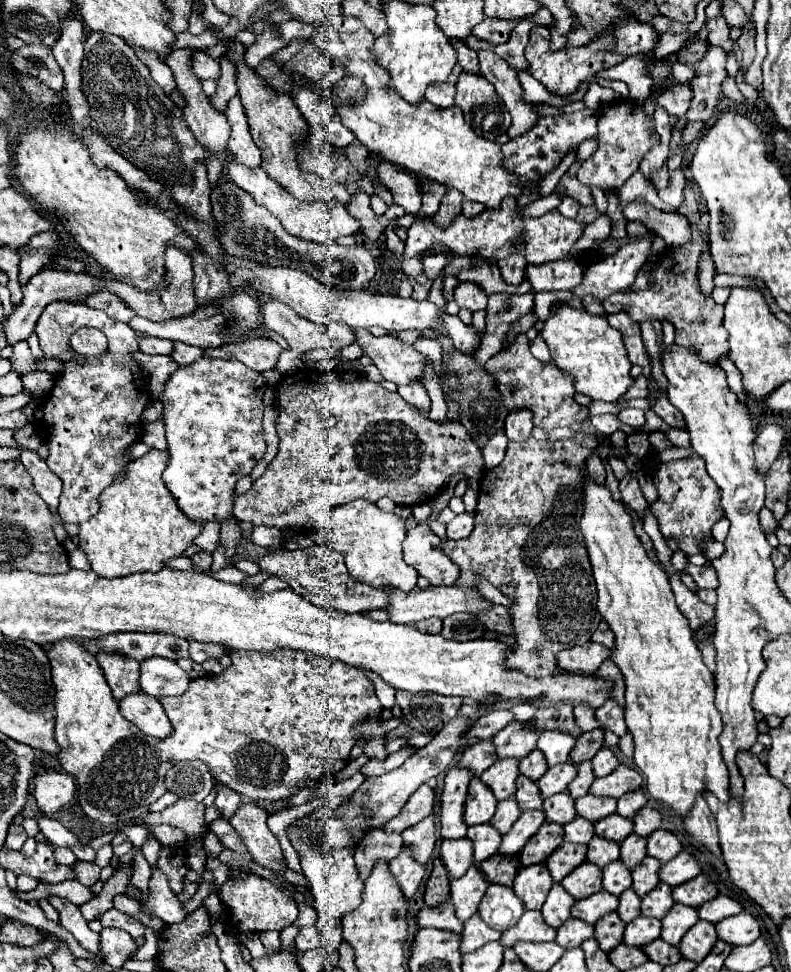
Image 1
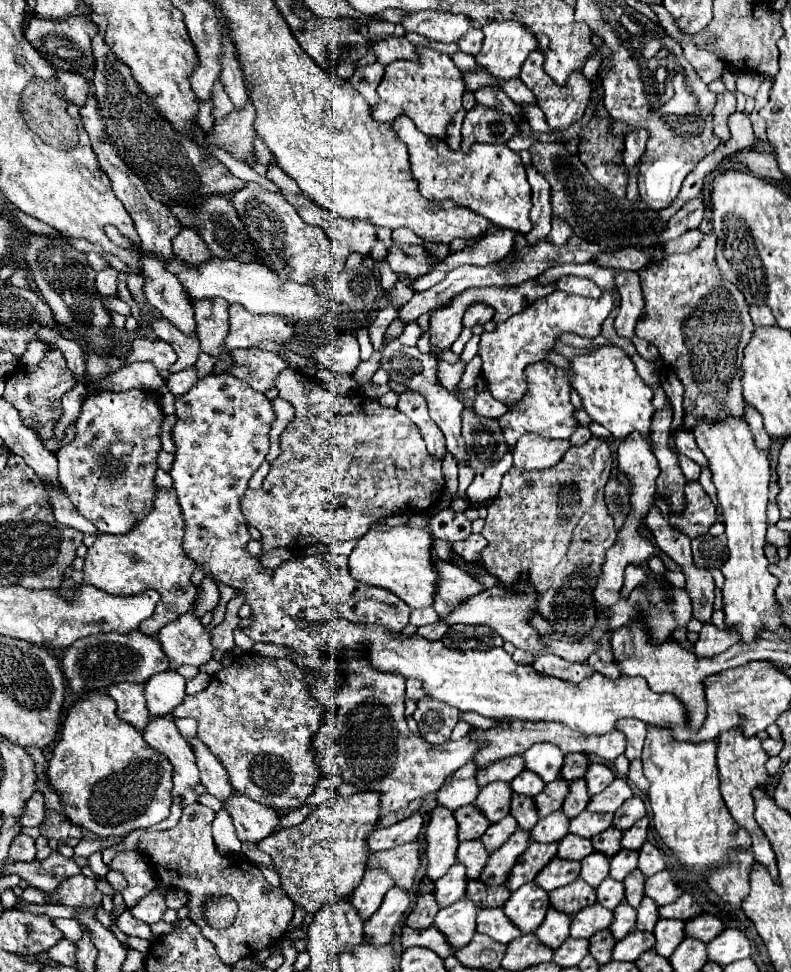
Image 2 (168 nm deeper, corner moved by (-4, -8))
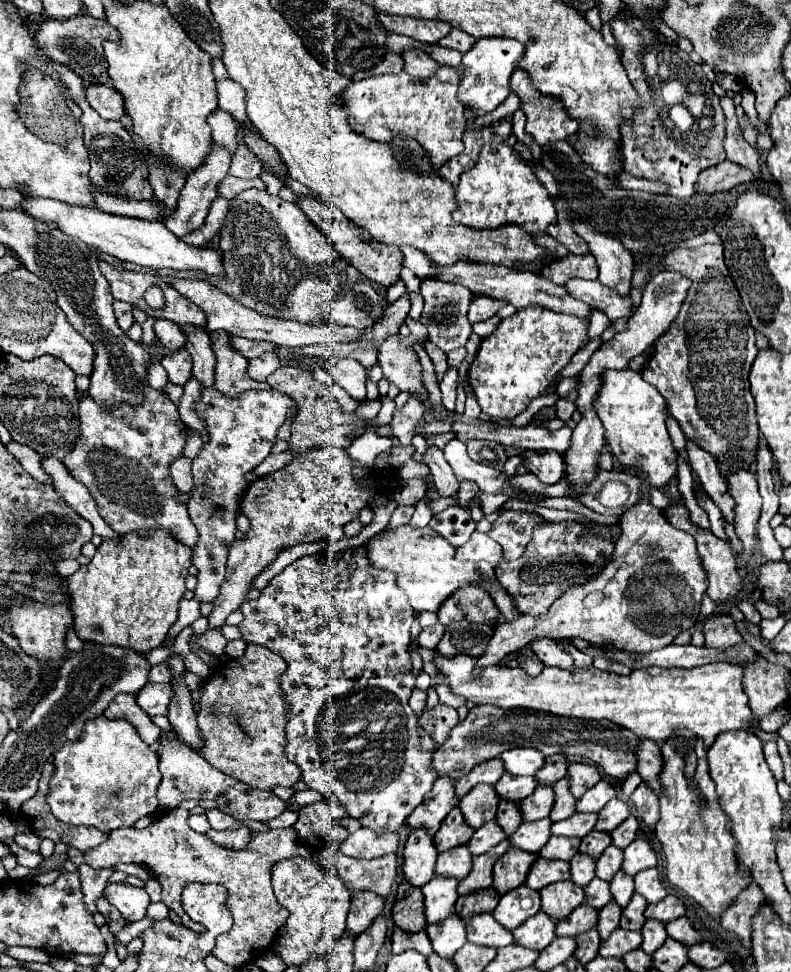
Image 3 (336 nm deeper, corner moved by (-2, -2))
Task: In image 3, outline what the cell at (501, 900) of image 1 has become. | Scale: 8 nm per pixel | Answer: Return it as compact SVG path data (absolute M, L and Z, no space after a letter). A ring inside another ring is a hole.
M478 914L468 920L466 926L468 942L478 946L490 946L490 948L504 948L514 942L512 932L500 926L492 914Z

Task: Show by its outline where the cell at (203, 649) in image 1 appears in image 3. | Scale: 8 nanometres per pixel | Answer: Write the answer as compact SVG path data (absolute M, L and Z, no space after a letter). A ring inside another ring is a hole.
M166 662L154 666L148 674L148 684L168 684L172 678L170 678L170 670L166 666Z

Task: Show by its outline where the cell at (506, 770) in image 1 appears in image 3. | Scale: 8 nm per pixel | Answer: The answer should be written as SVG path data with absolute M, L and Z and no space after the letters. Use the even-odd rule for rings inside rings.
M478 784L470 790L470 794L466 794L458 808L464 814L464 820L472 826L472 828L480 828L482 824L490 822L496 818L496 810L498 810L498 794L494 790L494 786L490 784Z

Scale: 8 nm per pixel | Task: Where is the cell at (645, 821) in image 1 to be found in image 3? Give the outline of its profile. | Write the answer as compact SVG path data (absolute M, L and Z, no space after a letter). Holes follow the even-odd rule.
M634 816L626 818L626 822L622 822L618 828L614 828L610 832L610 838L612 838L612 844L620 850L624 850L630 842L634 842L636 838L636 832L638 832L638 820Z

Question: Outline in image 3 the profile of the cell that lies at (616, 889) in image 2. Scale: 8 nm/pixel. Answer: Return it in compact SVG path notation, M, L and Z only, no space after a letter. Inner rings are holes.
M594 878L586 888L584 888L584 894L586 894L586 904L600 910L602 906L606 906L610 900L612 900L612 894L610 894L610 884L600 880L600 878Z

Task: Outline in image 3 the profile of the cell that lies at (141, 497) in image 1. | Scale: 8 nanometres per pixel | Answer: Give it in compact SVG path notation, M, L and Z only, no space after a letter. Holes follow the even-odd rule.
M158 530L150 538L126 534L122 544L104 540L90 564L68 578L78 638L132 648L136 654L158 648L178 618L178 602L186 592L184 580L190 564L190 548L170 538L166 530Z

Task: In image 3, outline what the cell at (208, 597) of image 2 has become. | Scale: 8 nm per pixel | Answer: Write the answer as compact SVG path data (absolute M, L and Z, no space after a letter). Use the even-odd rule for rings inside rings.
M182 600L180 602L180 614L178 614L178 620L176 620L168 631L167 642L173 642L186 626L190 626L200 616L198 614L198 606L200 606L198 600Z

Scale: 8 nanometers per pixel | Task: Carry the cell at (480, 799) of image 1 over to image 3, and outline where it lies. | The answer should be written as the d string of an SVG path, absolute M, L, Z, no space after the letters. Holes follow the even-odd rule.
M458 806L450 810L450 814L444 818L440 830L434 834L434 846L438 852L452 850L454 846L462 846L472 838L474 830L466 824L462 812Z

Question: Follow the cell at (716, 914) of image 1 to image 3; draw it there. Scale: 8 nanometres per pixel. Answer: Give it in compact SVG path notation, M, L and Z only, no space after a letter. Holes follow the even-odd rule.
M678 918L678 920L672 920L666 924L666 934L676 940L676 942L682 942L684 946L694 946L702 940L702 936L692 928L690 920L688 918Z

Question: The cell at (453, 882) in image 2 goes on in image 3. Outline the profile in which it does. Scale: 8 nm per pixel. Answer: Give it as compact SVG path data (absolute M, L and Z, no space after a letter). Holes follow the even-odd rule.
M432 878L422 886L424 908L426 908L426 926L438 924L454 912L454 902L458 900L456 892L458 880L454 878Z

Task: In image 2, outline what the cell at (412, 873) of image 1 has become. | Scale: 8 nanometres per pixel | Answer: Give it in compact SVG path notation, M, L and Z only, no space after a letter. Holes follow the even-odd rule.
M392 886L384 896L382 906L374 912L370 920L364 922L366 940L372 944L390 942L394 926L406 920L408 906L410 906L410 892L406 888Z

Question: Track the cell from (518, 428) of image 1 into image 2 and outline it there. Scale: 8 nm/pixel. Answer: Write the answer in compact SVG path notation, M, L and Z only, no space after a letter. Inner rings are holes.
M524 434L516 442L514 466L526 470L544 470L560 462L560 456L570 448L568 440L552 440L534 434Z

